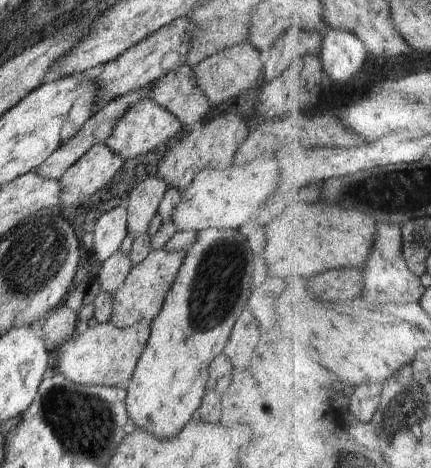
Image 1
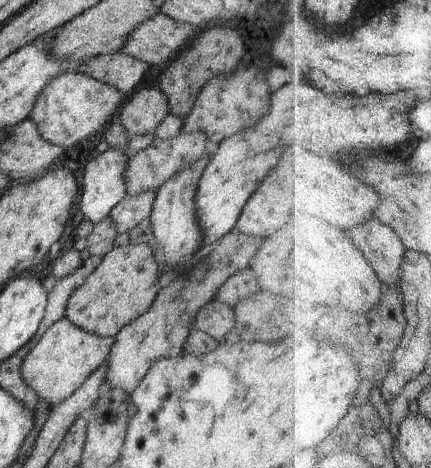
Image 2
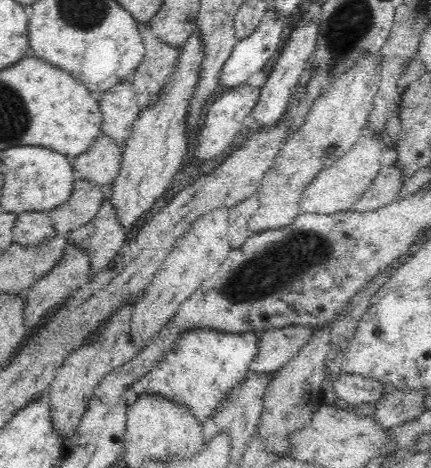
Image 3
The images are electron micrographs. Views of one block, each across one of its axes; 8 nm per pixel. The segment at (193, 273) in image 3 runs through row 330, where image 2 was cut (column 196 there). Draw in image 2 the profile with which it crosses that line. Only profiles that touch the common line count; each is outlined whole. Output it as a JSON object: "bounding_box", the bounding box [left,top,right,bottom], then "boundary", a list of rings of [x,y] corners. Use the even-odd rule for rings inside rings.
{"bounding_box":[123,129,214,195],"boundary":[[[182,129],[172,138],[162,140],[155,138],[153,143],[144,149],[136,151],[127,160],[127,167],[123,174],[128,195],[137,195],[146,191],[156,192],[171,176],[184,167],[195,162],[204,155],[211,155],[214,145],[208,142],[202,131],[186,132]]]}

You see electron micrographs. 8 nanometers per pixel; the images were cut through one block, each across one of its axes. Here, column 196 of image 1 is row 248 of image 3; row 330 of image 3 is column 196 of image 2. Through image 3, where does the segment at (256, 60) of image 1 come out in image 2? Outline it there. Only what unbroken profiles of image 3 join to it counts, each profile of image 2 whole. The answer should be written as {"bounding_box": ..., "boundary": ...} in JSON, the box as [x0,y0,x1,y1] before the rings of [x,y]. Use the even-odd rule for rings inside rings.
{"bounding_box":[121,12,198,65],"boundary":[[[160,12],[134,27],[121,51],[149,65],[168,62],[198,30]]]}

